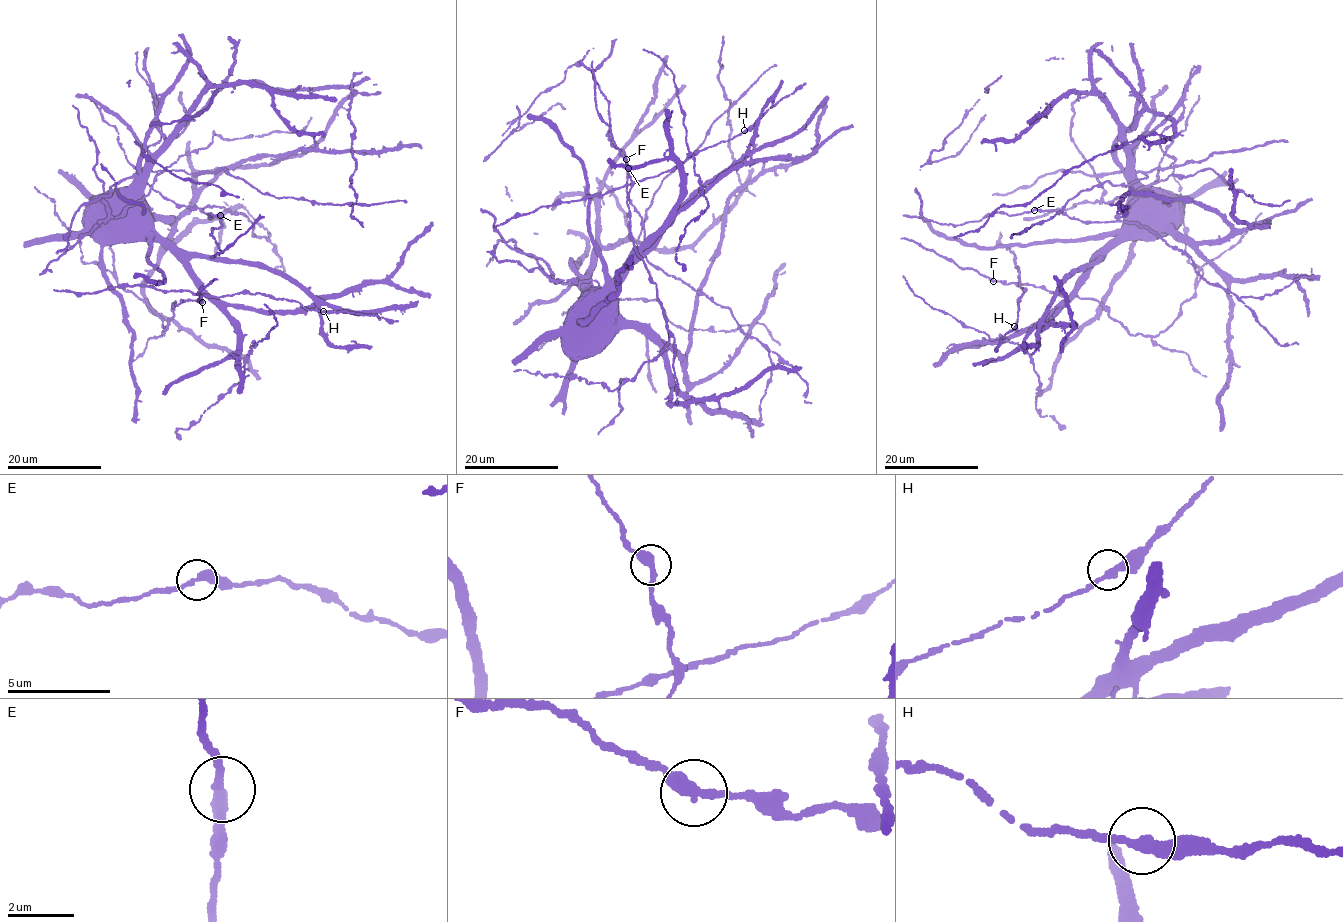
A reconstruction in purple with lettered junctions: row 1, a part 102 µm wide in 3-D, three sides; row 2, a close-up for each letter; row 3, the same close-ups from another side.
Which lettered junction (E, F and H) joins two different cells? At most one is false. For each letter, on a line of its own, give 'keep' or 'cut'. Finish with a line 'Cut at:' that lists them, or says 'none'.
E: keep
F: keep
H: keep
Cut at: none

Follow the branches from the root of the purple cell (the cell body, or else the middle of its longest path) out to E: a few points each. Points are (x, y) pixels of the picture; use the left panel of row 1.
E: (146, 214), (171, 226), (167, 249), (241, 206), (271, 235), (254, 237), (244, 214), (201, 209), (221, 215)

